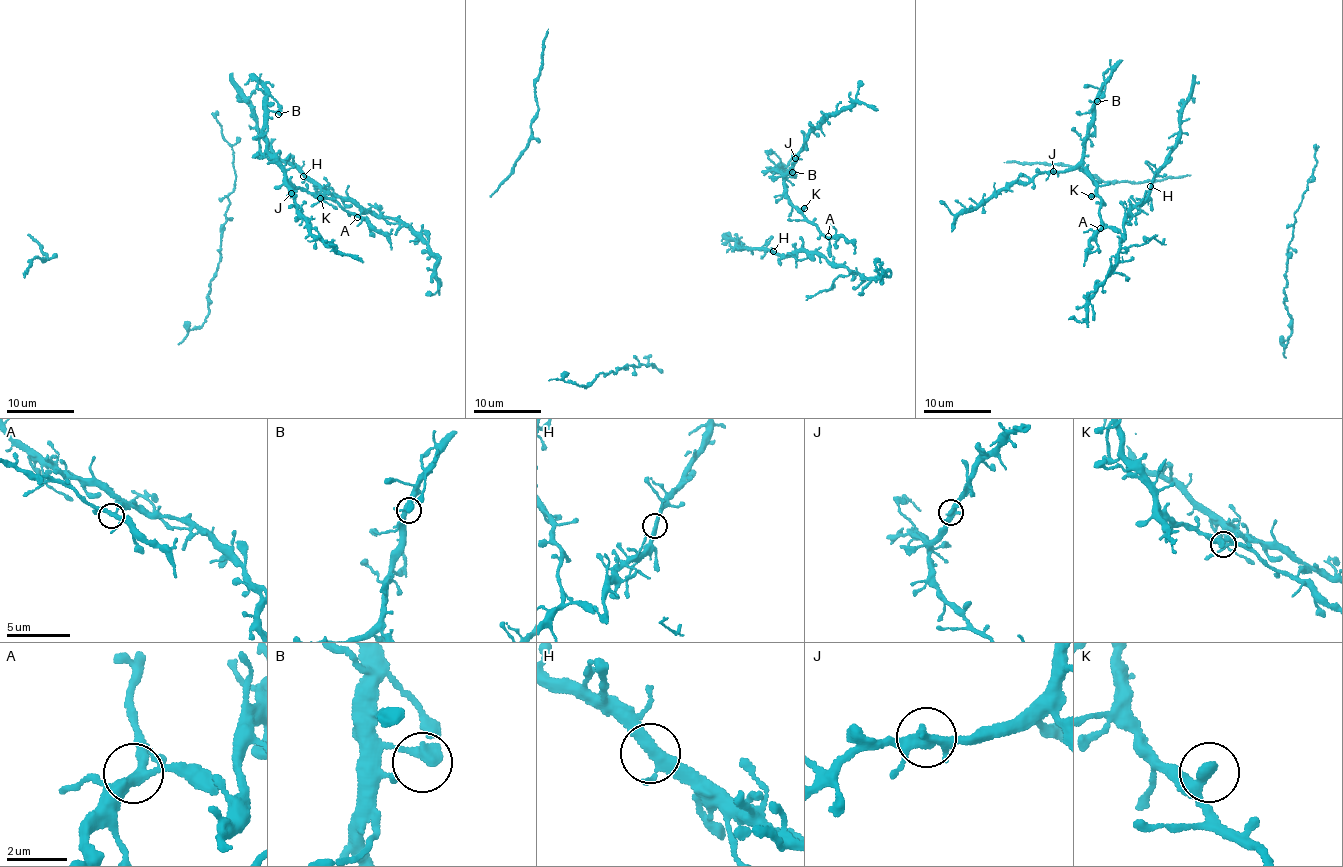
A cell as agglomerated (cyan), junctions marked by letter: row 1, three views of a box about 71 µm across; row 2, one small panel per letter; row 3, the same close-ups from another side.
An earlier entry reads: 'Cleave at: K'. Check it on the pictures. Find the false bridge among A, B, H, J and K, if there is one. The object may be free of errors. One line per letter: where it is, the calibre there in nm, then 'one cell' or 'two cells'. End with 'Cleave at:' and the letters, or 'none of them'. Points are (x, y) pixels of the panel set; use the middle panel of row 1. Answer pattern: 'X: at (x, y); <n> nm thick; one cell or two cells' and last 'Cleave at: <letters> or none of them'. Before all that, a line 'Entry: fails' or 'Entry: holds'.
Entry: fails
A: at (828, 236); 280 nm thick; one cell
B: at (792, 172); 320 nm thick; one cell
H: at (773, 251); 300 nm thick; one cell
J: at (795, 158); 320 nm thick; one cell
K: at (804, 208); 320 nm thick; one cell
Cleave at: none of them

